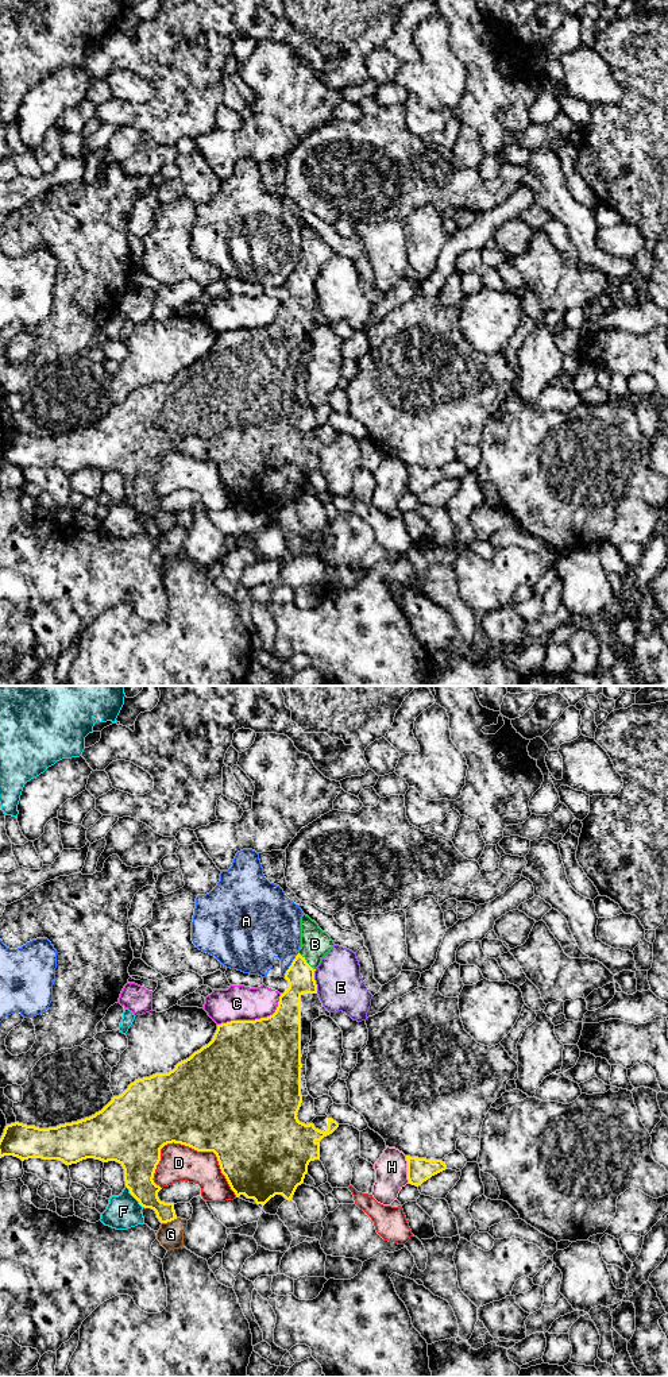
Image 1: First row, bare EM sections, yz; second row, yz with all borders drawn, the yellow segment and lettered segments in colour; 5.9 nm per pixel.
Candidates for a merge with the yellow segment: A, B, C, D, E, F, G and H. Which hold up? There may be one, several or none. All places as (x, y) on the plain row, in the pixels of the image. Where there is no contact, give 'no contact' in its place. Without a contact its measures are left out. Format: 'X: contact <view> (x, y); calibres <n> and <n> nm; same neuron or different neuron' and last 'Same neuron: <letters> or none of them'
A: contact yz (290, 274); calibres 160 and 340 nm; different neuron
B: contact yz (305, 270); calibres 160 and 180 nm; same neuron
C: contact yz (255, 328); calibres 500 and 200 nm; different neuron
D: contact yz (208, 459); calibres 500 and 220 nm; different neuron
E: contact yz (315, 290); calibres 160 and 280 nm; different neuron
F: contact yz (132, 504); calibres 240 and 200 nm; different neuron
G: contact yz (169, 529); calibres 150 and 150 nm; different neuron
H: contact yz (408, 478); calibres 140 and 190 nm; different neuron
Same neuron: B

